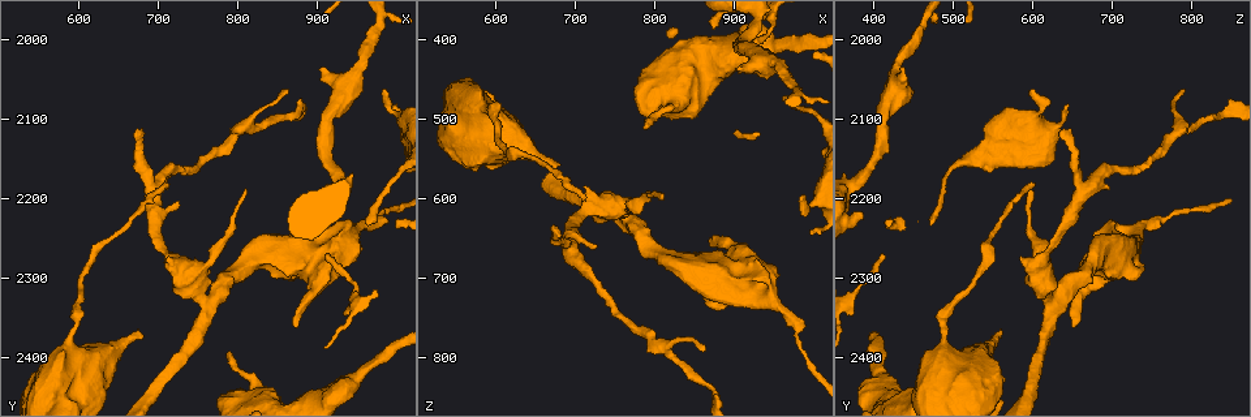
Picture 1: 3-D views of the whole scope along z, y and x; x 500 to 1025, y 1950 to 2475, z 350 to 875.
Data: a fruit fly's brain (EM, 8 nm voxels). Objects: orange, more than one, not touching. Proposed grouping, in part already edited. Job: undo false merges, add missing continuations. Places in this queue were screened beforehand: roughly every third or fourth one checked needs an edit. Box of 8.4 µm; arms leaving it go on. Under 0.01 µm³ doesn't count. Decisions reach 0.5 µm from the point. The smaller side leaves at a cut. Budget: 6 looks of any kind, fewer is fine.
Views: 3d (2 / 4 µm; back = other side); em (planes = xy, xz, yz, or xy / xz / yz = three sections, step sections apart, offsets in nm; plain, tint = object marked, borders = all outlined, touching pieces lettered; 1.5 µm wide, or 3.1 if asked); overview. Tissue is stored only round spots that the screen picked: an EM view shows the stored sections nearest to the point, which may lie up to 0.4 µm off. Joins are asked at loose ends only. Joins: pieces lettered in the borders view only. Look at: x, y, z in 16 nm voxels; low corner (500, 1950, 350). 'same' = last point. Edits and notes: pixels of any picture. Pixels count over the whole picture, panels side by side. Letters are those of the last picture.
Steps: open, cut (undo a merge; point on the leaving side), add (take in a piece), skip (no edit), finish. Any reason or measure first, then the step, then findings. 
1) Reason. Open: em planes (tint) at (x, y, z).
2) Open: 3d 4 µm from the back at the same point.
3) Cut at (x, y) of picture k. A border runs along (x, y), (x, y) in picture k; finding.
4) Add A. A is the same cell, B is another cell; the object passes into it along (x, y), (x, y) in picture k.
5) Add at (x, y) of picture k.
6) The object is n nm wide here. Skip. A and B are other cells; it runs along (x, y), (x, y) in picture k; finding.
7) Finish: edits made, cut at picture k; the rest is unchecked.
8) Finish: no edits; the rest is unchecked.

Thick end. Open: 3d 2 µm at (875, 2220, 385).

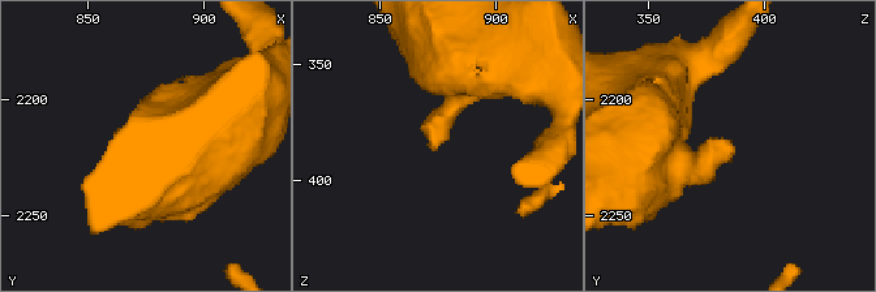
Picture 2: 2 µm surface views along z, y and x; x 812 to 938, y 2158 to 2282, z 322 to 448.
Need the tissue. Open: em xy step 4 (borders) at (874, 2221, 388).

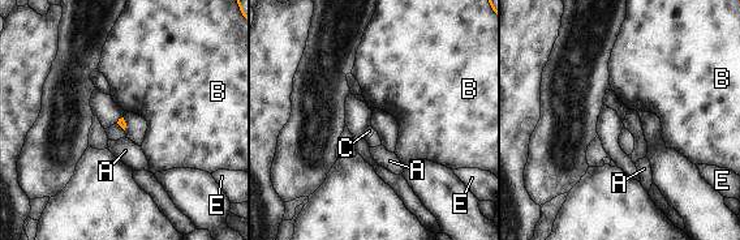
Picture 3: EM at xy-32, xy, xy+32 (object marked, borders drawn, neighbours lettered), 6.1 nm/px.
Open: em planes (borders) at the same point.

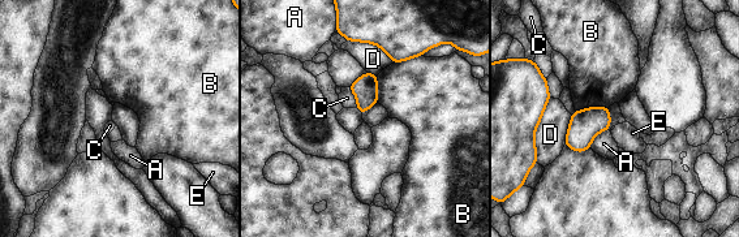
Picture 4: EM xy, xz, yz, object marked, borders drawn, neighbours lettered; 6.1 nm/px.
The longest contact is with D, 400 nm. Skip. A, B, C, D and E are other cells; a border runs along (348, 87), (355, 97), (356, 107) in picture 4; no lettered piece goes on from it.

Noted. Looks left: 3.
Thin neck. Open: em planes (plain) at (600, 2295, 530).

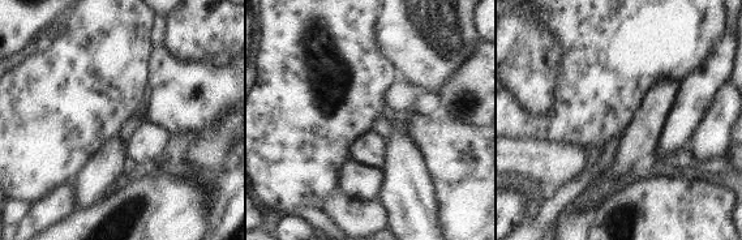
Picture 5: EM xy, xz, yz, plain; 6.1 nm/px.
Open: em planes (tint) at the same point.

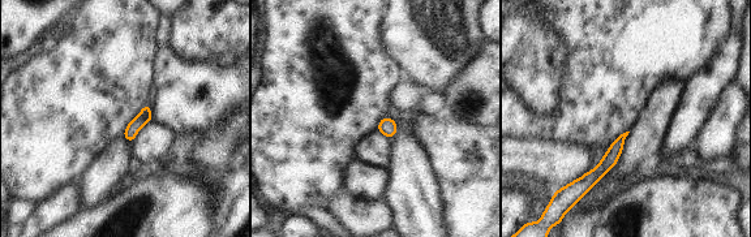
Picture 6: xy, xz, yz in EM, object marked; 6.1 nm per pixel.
See the neighbours. Open: em planes (borders) at the same point.

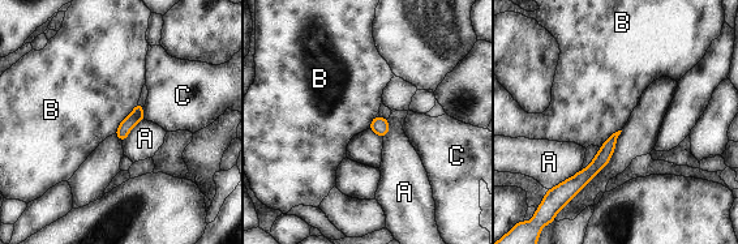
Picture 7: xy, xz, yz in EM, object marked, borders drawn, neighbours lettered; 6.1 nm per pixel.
The object is 70 nm wide here. Skip. A, B and C are other cells; a border runs along (137, 102), (114, 133) in picture 7; all the same neuron.

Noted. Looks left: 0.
Finish: no edits; the rest is unchecked.

